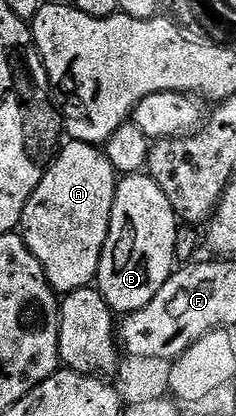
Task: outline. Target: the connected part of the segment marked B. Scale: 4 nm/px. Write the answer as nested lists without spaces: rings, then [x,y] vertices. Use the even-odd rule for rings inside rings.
[[[149,173],[119,178],[96,280],[97,289],[111,311],[122,317],[131,315],[133,311],[144,309],[144,305],[164,289],[164,281],[176,270],[174,255],[179,226],[172,201],[168,201],[164,189],[156,185]]]

